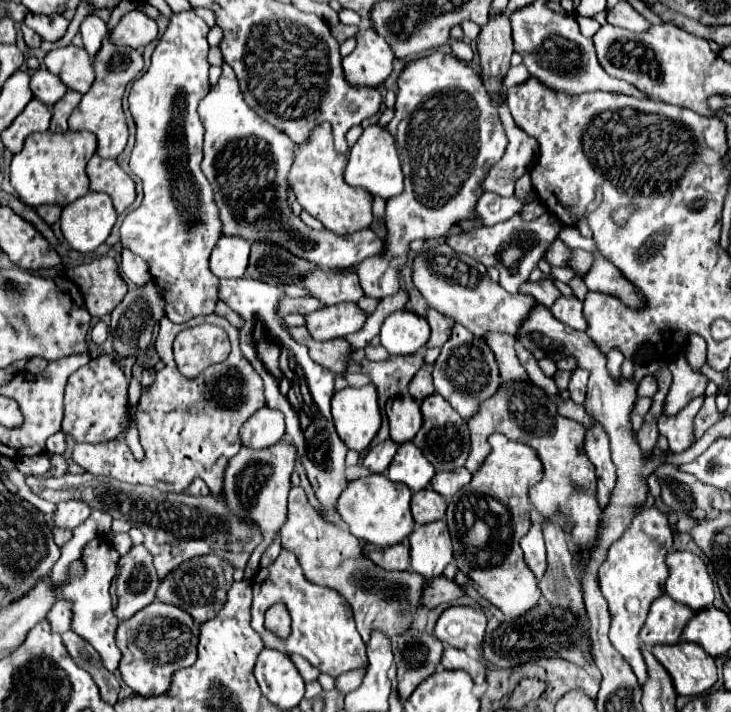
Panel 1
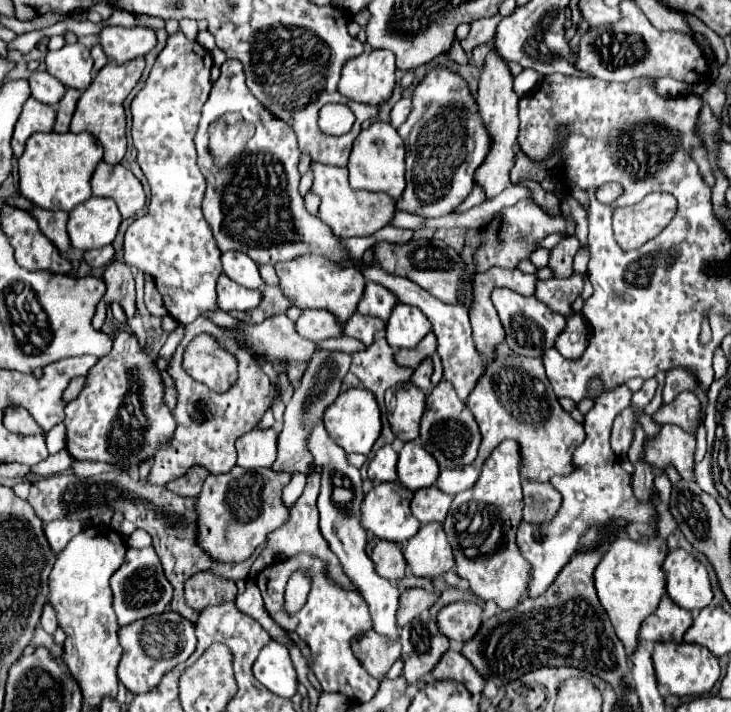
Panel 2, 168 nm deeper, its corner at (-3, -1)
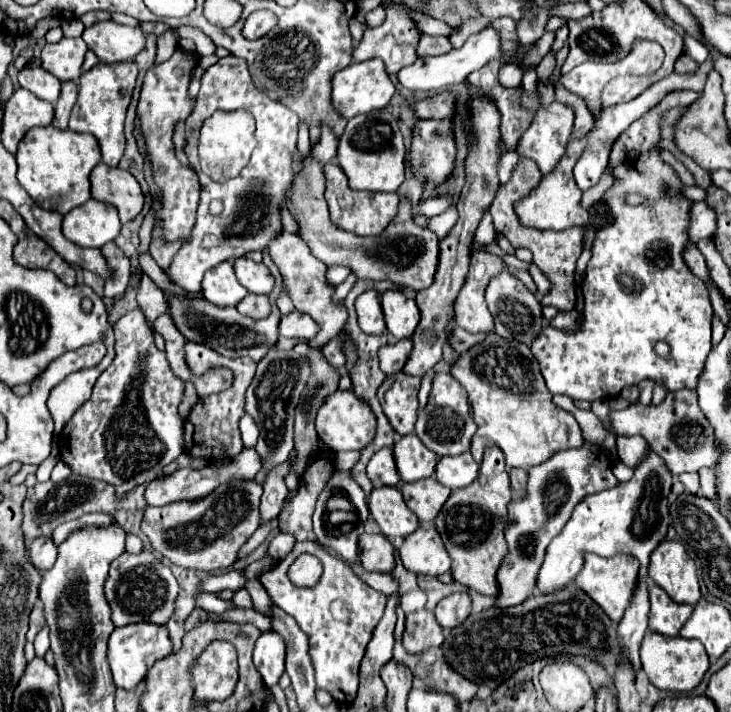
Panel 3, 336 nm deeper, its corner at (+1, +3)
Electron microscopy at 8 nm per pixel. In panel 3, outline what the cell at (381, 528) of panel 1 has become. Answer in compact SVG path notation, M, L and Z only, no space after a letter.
M397 486L375 488L369 496L369 512L387 538L405 538L419 526Z

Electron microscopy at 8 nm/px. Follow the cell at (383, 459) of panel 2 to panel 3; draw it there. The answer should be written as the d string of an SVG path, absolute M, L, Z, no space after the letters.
M383 448L375 452L371 462L367 464L367 476L375 486L395 486L401 480L391 448Z

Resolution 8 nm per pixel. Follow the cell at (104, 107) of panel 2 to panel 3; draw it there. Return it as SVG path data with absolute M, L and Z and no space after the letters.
M99 62L89 72L81 74L79 80L79 98L73 106L69 128L73 132L89 132L99 140L103 162L107 166L117 166L123 150L125 150L125 136L123 136L123 122L125 112L131 102L131 94L135 88L137 66L135 62L119 62L119 64L103 64Z

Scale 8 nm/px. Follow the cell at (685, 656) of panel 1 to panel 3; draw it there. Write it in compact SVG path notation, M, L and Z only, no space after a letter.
M647 632L641 642L641 666L653 686L671 692L691 692L707 672L709 660L701 642L685 640L681 636L663 638L663 634Z

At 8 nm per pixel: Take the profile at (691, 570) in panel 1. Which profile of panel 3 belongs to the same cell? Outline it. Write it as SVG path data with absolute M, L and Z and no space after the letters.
M663 540L651 554L651 562L649 562L649 578L661 586L669 598L673 602L685 602L689 600L689 604L697 604L701 598L701 590L699 590L699 580L697 580L697 568L695 562L689 558L687 550L683 548L683 544L675 542L675 540Z

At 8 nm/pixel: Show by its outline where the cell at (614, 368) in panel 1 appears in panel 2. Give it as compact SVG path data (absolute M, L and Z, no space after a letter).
M621 384L615 386L613 390L607 390L595 400L595 406L589 410L589 414L585 414L583 422L587 438L573 452L573 464L577 466L577 470L567 476L551 478L551 484L563 496L559 514L549 524L533 526L521 522L517 530L517 544L521 548L521 554L531 564L531 576L533 576L529 586L531 598L543 594L543 590L547 590L553 584L559 570L575 554L583 534L587 534L587 530L591 530L593 526L599 526L613 516L627 516L627 521L634 524L634 531L628 531L628 536L632 540L638 540L646 533L648 522L659 519L659 513L651 505L639 504L635 500L631 490L631 474L627 474L621 468L619 460L615 458L615 452L609 446L613 420L621 410L631 406L631 396L633 392L625 384Z

